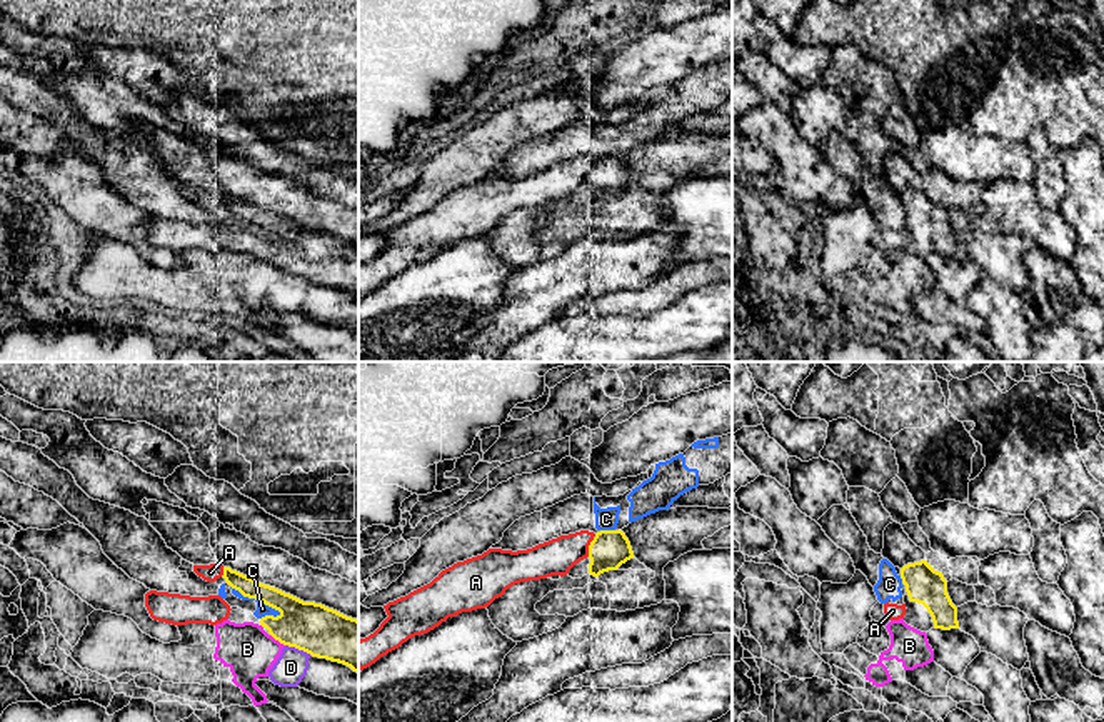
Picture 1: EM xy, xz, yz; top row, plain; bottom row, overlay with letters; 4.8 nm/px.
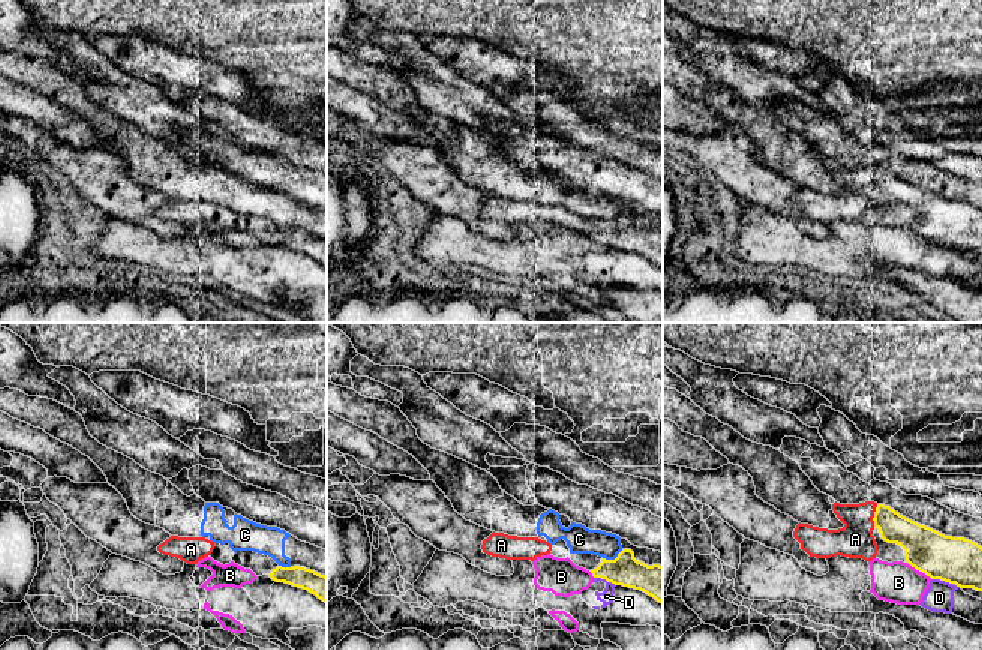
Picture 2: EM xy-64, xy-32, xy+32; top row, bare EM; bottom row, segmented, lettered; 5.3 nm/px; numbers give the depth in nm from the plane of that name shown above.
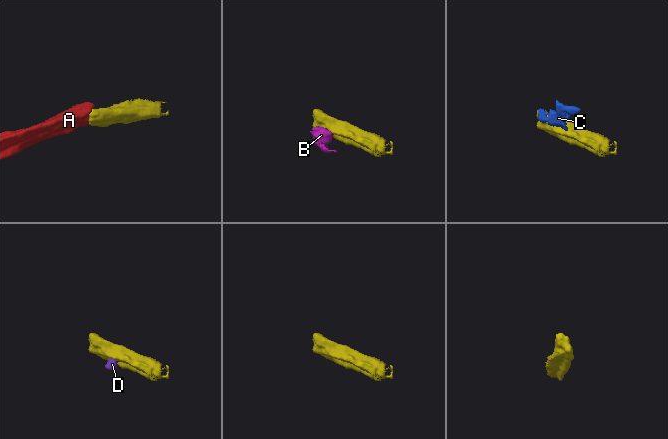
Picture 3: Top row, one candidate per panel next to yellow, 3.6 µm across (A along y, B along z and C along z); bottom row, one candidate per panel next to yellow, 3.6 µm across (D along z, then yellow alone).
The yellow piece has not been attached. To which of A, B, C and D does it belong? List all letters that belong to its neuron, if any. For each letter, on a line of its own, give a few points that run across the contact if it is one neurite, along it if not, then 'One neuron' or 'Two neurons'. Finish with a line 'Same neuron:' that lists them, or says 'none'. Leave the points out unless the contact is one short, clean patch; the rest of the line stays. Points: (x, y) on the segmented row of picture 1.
A: One neuron
B: Line: xy (270, 634), (284, 646). Two neurons
C: Two neurons
D: Line: xy (286, 644), (312, 656). Two neurons
Same neuron: A

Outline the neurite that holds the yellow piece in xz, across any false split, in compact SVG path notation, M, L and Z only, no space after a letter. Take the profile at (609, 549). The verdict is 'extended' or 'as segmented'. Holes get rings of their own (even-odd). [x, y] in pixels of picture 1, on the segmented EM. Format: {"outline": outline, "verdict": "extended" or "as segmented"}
{"outline": "M580 530L527 550L489 549L482 555L457 562L430 584L384 605L389 617L374 634L359 640L359 669L370 667L449 617L489 607L515 584L564 577L587 557L589 574L599 577L634 559L634 552L622 530Z", "verdict": "extended"}

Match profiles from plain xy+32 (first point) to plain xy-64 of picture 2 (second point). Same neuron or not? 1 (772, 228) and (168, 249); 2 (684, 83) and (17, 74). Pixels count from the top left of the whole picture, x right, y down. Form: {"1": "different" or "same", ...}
{"1": "same", "2": "same"}

